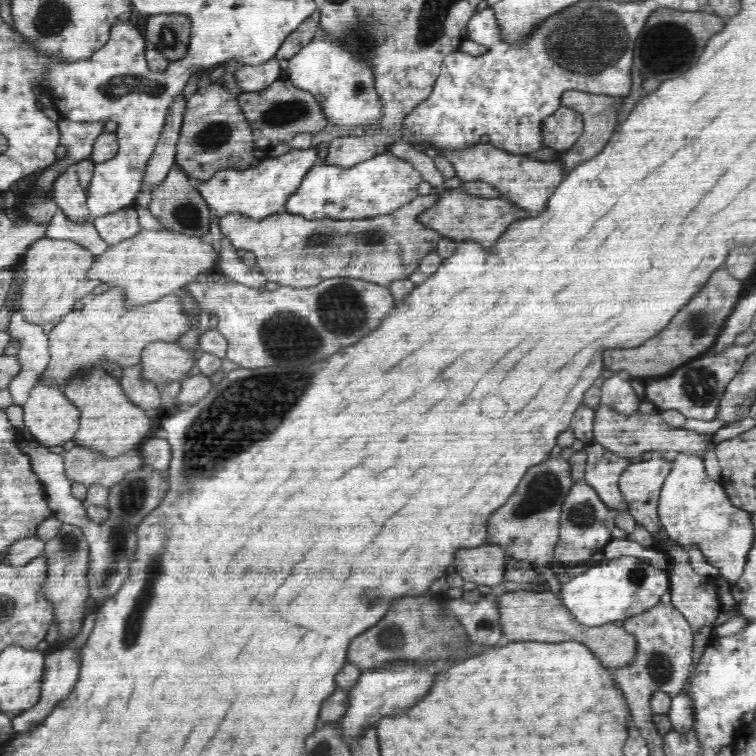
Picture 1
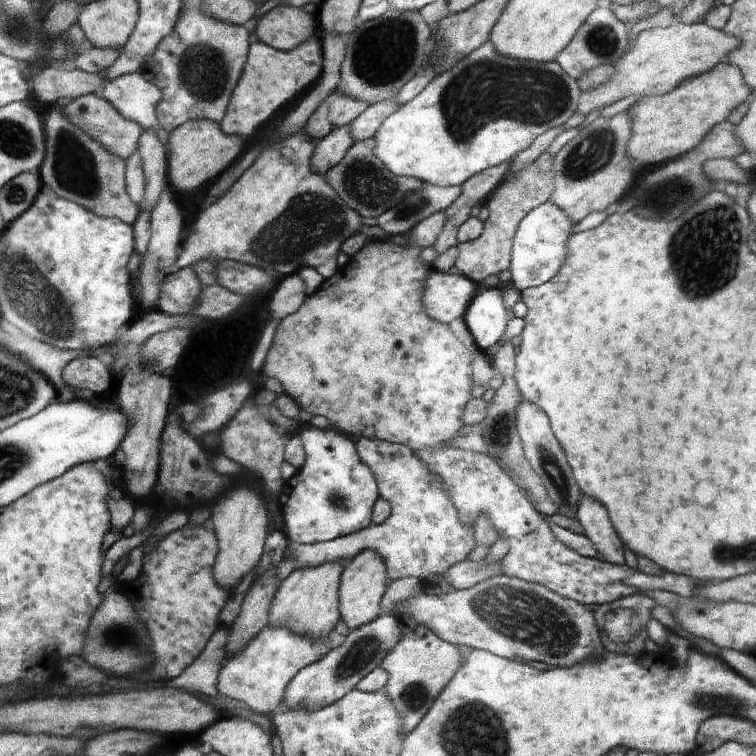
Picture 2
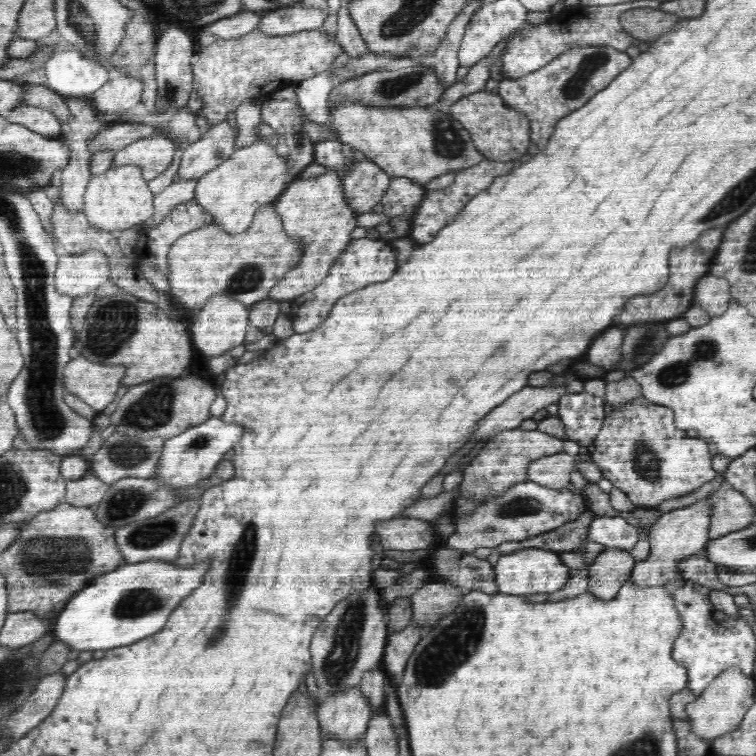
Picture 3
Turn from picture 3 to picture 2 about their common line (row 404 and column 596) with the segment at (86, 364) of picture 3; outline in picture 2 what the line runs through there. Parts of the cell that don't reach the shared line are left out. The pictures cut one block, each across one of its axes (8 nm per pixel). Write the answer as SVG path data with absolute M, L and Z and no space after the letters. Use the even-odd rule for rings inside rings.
M698 21L689 25L674 22L667 27L642 31L634 38L628 52L614 64L616 70L611 79L605 85L582 94L581 105L577 106L577 110L588 115L596 108L606 107L631 94L649 97L672 92L686 82L686 79L708 74L716 69L741 44L738 37Z

